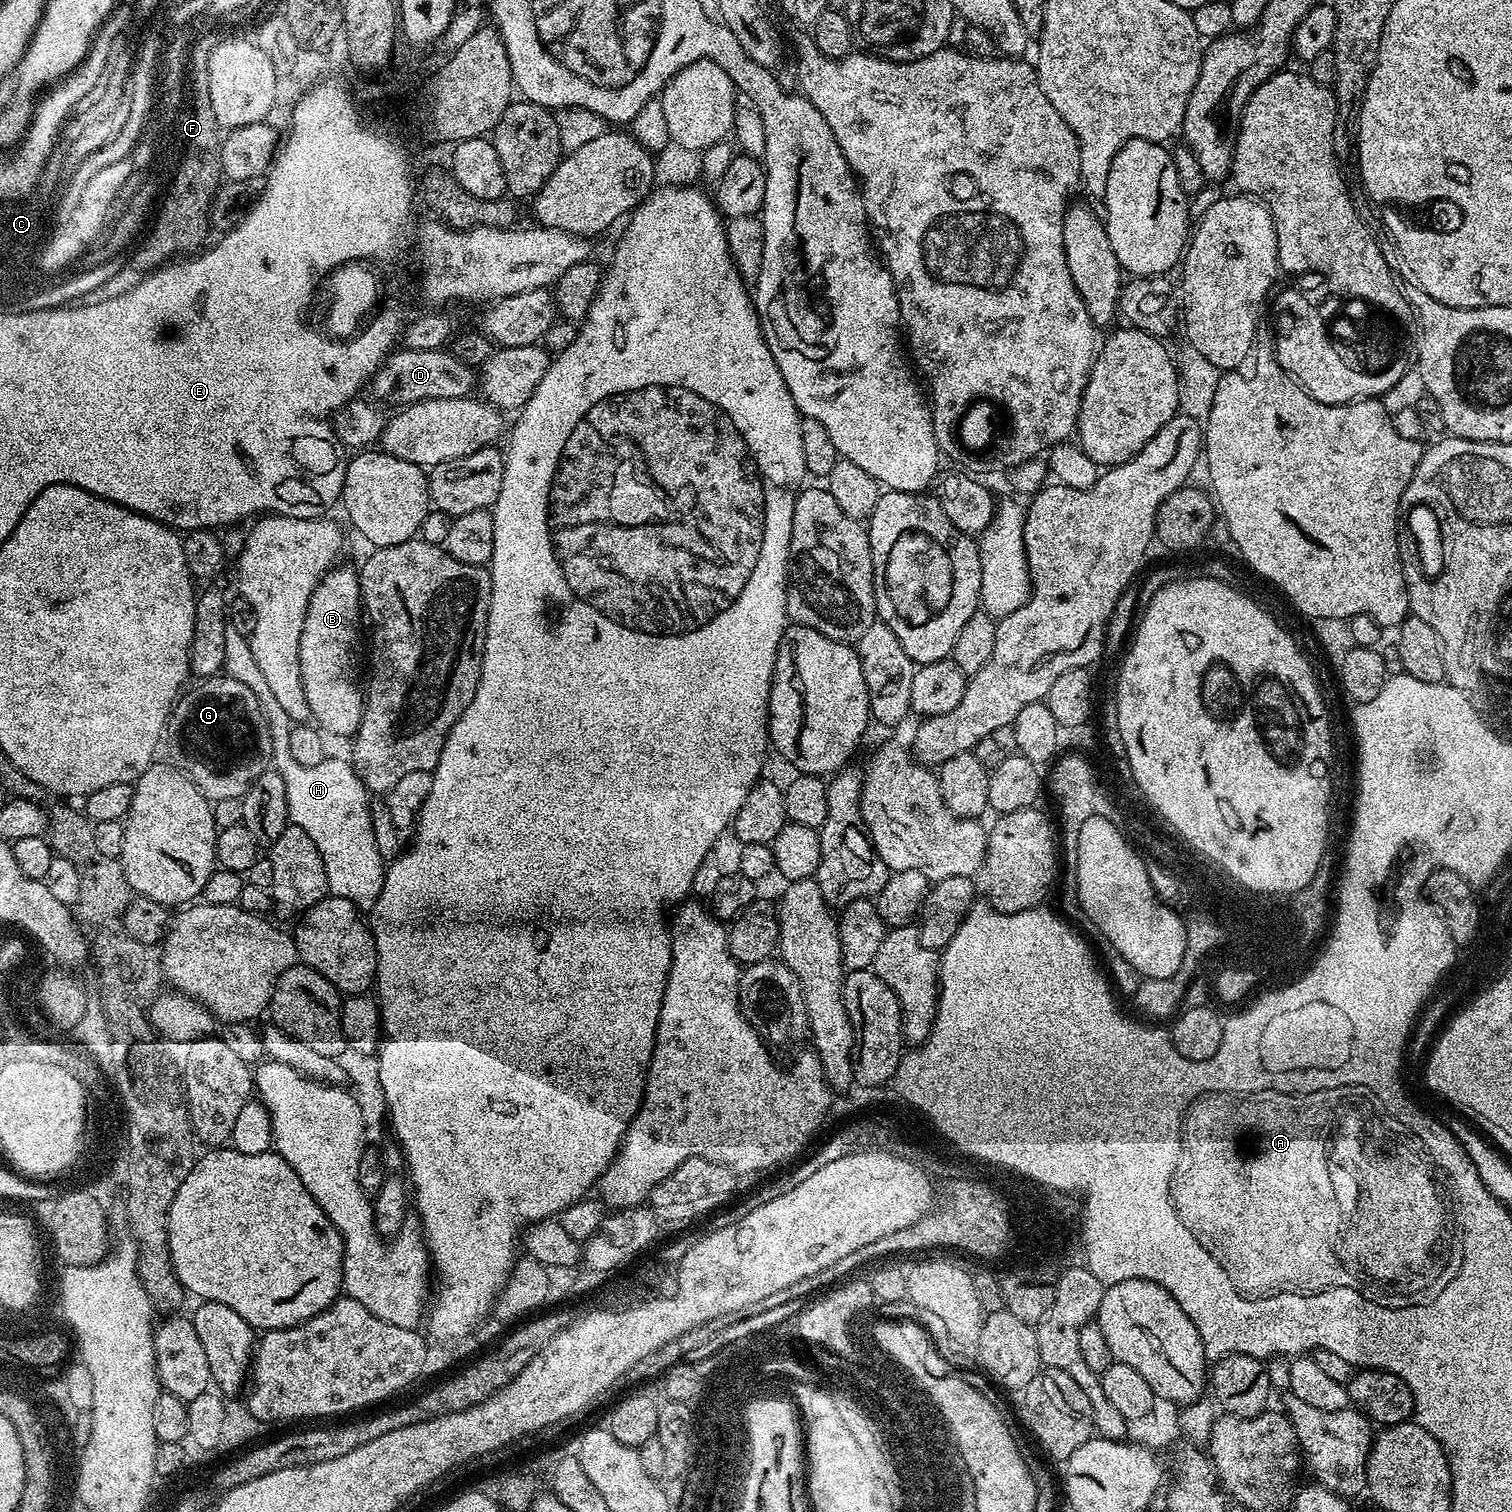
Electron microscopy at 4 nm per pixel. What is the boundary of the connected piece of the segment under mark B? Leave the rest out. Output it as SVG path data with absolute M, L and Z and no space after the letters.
M336 566L325 572L322 579L316 583L316 589L313 590L308 603L306 618L302 622L302 638L298 646L298 658L300 659L300 677L304 687L304 697L308 703L311 719L329 737L348 736L347 738L352 738L355 737L364 713L365 693L362 691L362 680L356 677L356 639L360 636L362 601L357 569L340 567Z

